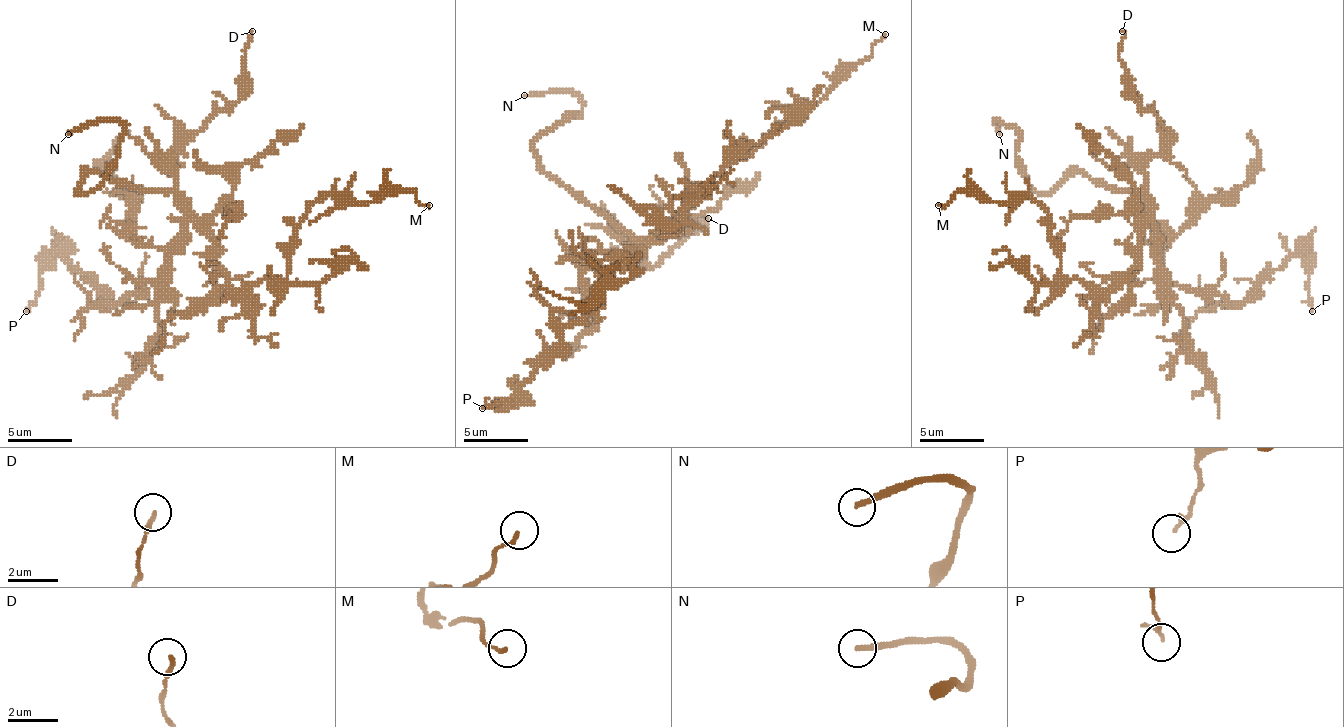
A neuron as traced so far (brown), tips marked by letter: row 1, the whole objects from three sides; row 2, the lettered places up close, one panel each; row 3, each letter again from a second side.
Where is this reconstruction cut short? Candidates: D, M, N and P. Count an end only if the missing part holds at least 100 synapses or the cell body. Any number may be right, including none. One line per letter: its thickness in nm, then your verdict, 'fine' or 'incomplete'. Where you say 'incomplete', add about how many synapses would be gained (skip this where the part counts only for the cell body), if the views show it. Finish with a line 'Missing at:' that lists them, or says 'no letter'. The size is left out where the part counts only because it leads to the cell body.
D: 180 nm | fine
M: 140 nm | fine
N: 220 nm | incomplete
P: 160 nm | fine
Missing at: N

